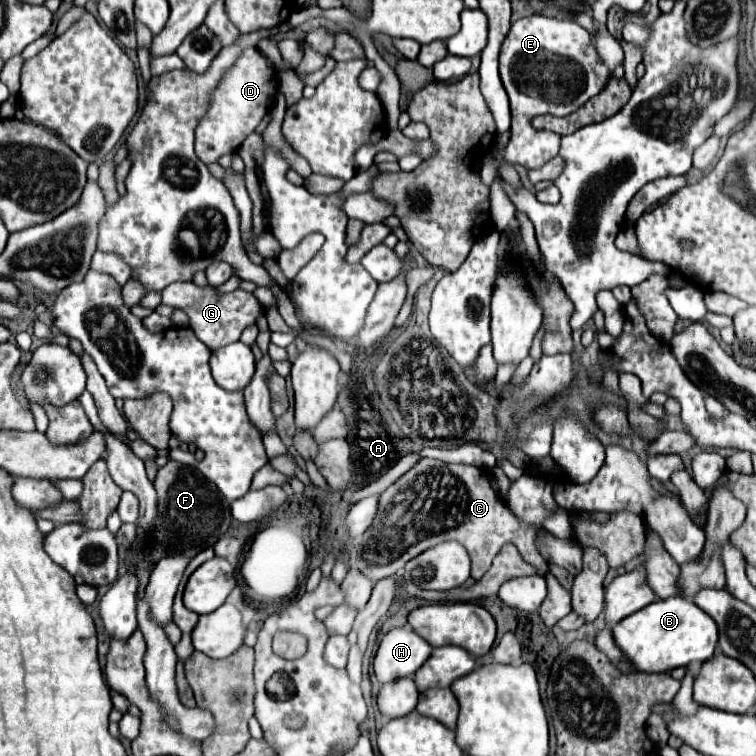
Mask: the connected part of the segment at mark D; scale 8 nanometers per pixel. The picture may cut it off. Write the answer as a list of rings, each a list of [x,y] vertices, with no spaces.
[[[256,47],[246,49],[242,53],[242,59],[238,59],[238,63],[226,73],[226,79],[222,79],[220,87],[214,91],[212,105],[196,129],[196,155],[200,157],[200,161],[208,165],[216,163],[222,155],[234,153],[242,145],[242,141],[260,125],[264,113],[270,111],[276,91],[276,71],[268,69],[266,59],[260,55],[260,51],[256,51]]]

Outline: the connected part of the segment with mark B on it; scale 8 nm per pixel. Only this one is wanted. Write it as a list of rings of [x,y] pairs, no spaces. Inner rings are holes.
[[[670,597],[670,599],[658,599],[644,609],[628,615],[620,623],[612,627],[612,635],[616,641],[616,647],[622,651],[622,655],[628,659],[632,669],[640,673],[666,673],[676,667],[686,667],[690,661],[708,661],[714,655],[716,641],[718,641],[718,627],[716,623],[692,601],[684,597]]]

